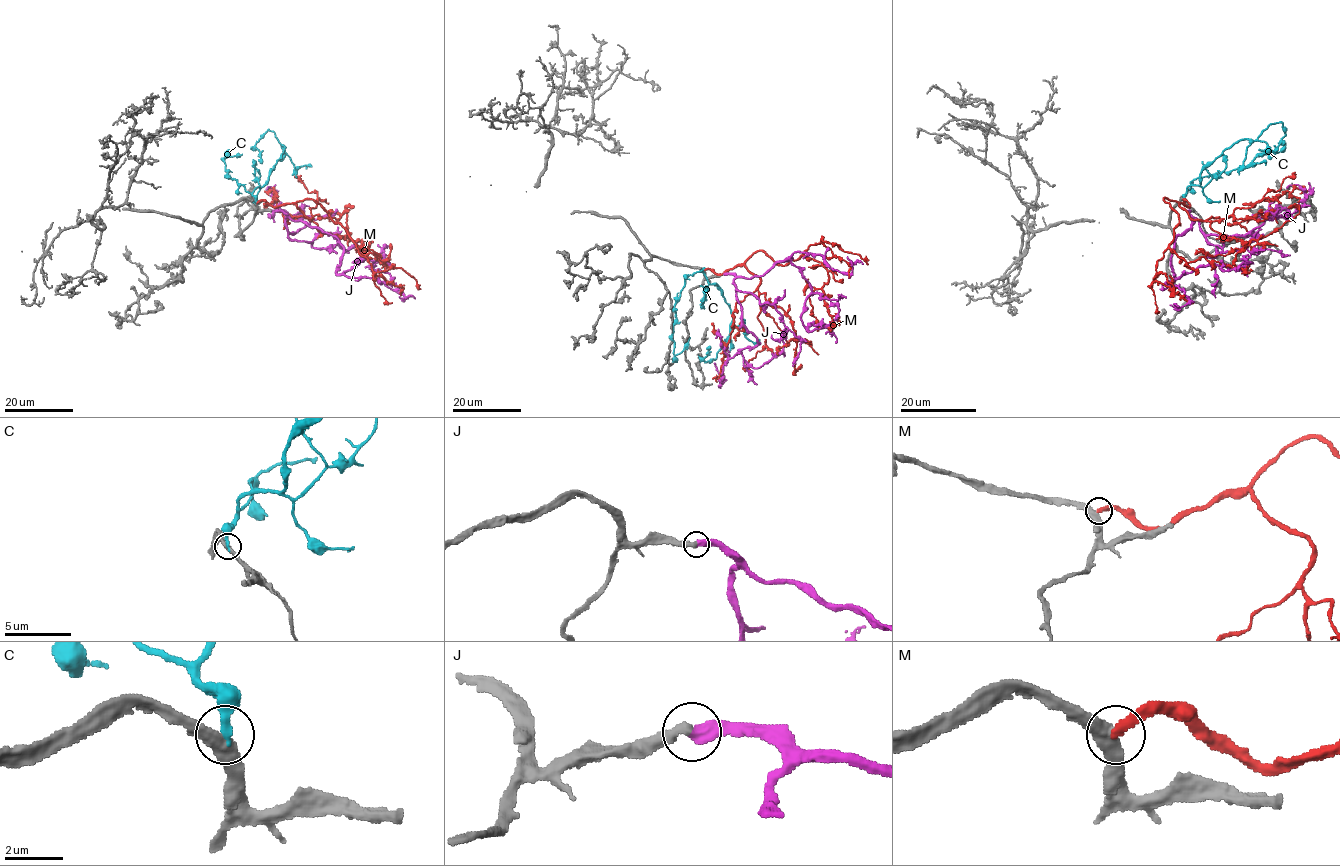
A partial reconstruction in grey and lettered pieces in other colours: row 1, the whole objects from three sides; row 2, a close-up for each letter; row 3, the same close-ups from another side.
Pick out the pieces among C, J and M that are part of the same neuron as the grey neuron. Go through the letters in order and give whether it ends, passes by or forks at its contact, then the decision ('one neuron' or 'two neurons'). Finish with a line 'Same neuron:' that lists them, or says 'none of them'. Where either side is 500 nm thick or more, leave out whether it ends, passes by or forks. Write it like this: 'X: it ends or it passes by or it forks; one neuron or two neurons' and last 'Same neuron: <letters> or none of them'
C: it ends; two neurons
J: it ends; one neuron
M: it ends; two neurons
Same neuron: J

